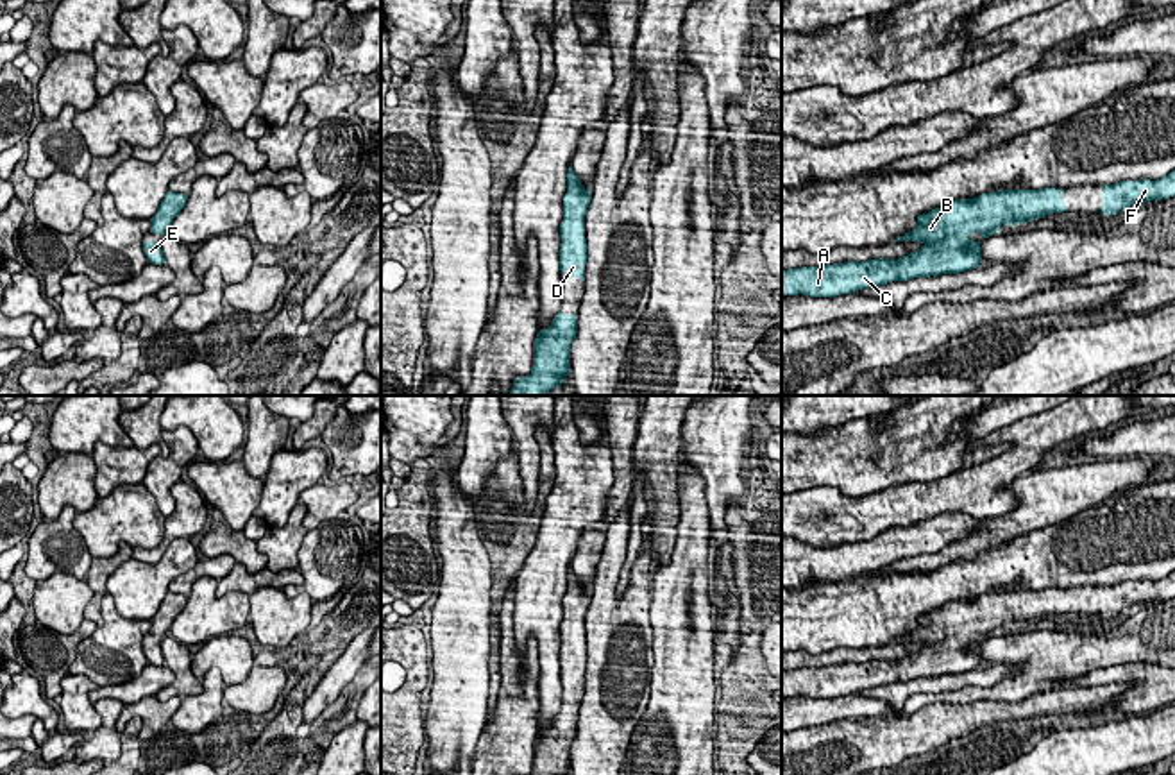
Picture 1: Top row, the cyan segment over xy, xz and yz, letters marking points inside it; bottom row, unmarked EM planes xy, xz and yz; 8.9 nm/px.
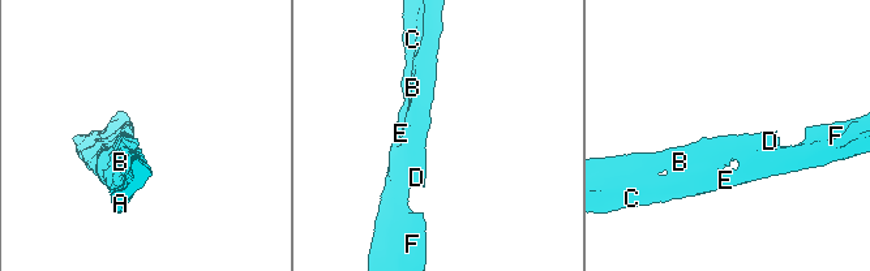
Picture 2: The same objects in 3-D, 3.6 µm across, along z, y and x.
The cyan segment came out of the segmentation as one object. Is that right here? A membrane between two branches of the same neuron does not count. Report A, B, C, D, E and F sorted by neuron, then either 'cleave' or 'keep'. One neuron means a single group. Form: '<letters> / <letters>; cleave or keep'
A B C D E F; keep

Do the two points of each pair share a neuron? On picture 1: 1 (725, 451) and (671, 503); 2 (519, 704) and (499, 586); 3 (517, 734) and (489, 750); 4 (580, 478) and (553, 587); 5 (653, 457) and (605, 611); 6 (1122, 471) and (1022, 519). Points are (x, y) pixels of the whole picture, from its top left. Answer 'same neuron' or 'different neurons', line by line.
1: different neurons
2: different neurons
3: same neuron
4: same neuron
5: different neurons
6: same neuron

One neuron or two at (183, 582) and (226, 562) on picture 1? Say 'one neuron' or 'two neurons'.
one neuron

